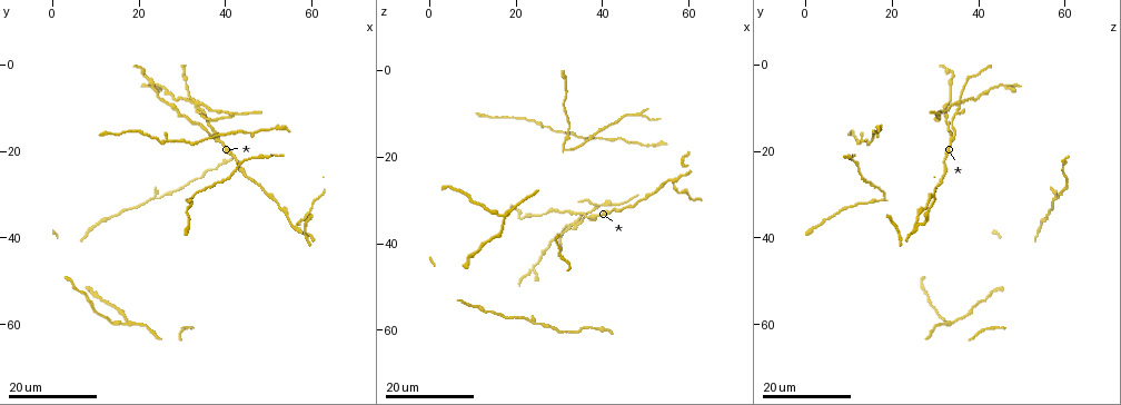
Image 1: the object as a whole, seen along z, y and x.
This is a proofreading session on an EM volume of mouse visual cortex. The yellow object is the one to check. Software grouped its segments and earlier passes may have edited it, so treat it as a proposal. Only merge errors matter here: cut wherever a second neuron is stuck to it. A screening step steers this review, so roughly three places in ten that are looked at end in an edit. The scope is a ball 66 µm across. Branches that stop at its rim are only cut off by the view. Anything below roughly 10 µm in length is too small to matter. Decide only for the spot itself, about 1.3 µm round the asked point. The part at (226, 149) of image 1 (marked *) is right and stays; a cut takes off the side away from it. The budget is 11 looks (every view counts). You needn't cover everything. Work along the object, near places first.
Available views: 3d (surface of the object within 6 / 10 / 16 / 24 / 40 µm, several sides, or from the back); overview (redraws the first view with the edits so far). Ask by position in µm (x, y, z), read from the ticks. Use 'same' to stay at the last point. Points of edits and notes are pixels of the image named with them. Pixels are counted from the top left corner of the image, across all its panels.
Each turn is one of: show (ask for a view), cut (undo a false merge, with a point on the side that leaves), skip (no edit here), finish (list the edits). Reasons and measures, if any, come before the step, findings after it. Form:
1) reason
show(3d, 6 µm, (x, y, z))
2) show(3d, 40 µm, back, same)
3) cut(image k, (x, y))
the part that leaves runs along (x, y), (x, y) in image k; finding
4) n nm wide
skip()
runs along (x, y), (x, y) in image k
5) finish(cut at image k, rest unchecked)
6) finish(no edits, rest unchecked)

arms part here
show(3d, 24 µm, (37.5, 17.0, 33.5))

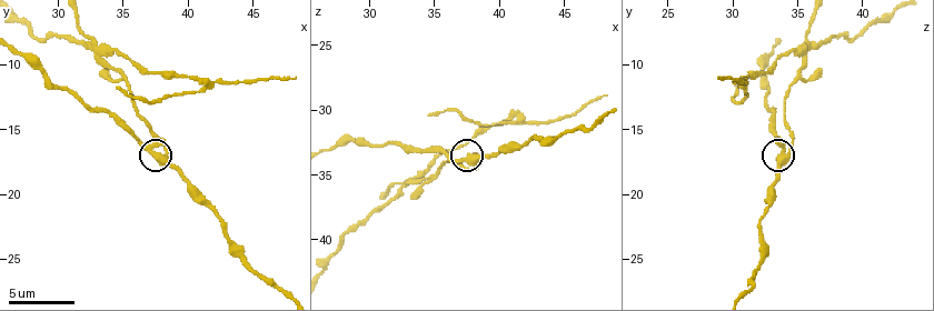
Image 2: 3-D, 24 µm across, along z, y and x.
closer look
show(3d, 10 µm, (38.0, 17.2, 34.2))

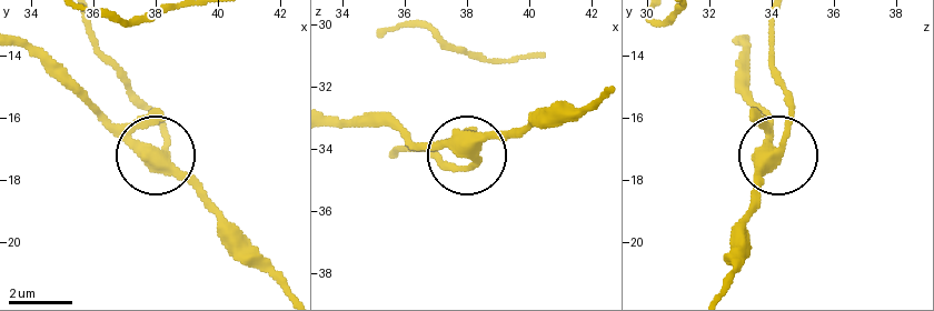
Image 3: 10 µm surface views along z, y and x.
380 nm wide
skip()
runs along (219, 227), (196, 189), (131, 150), (95, 112) in image 3; one neuron here

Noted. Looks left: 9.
a fork
show(3d, 16 µm, (56.0, 38.0, 25.5))

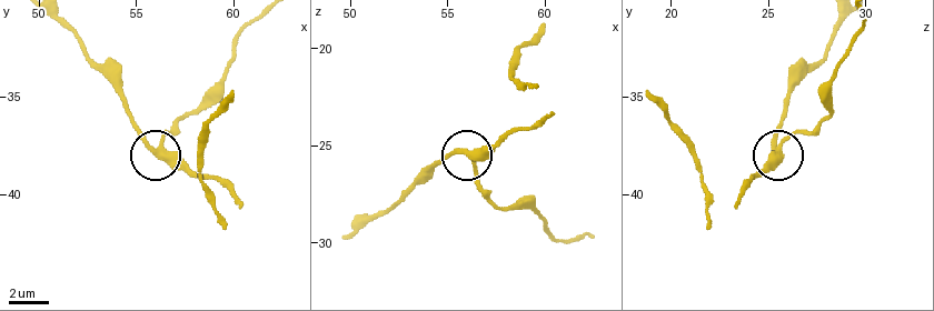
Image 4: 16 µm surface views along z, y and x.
closer look
show(3d, 6 µm, (56.4, 37.6, 25.5))

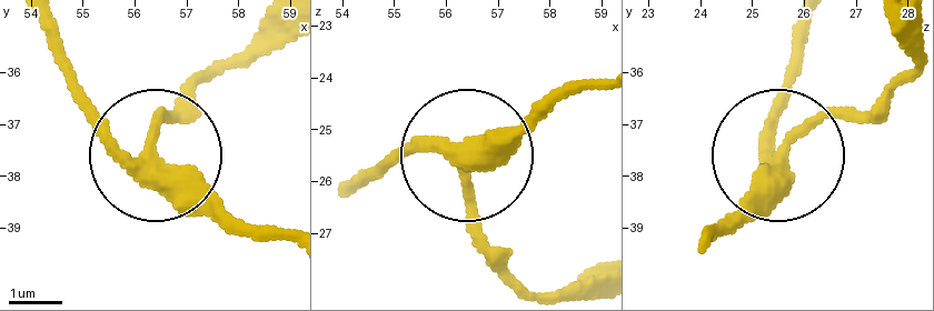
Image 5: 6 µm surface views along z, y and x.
skip()
runs along (807, 18), (772, 150), (892, 88) in image 5; one neuron here

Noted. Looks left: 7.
three-way junction
show(3d, 10 µm, (33.6, 8.8, 35.2))

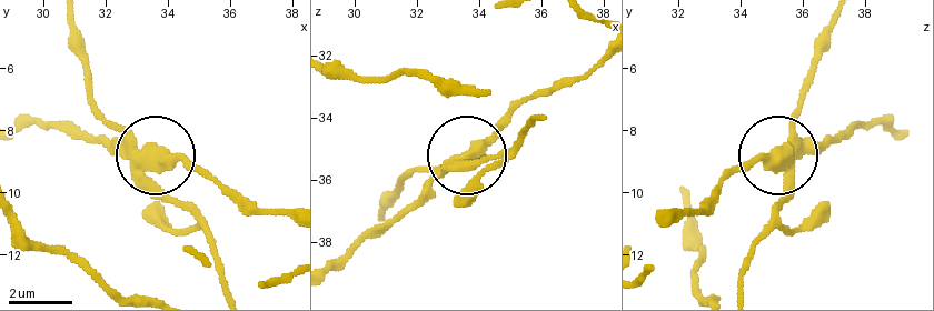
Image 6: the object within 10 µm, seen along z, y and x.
cut(image 6, (171, 154))
the part that leaves runs along (130, 156), (46, 124), (21, 124) in image 6; a second neuron is stuck on

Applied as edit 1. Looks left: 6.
calibre changes
show(3d, 16 µm, (27.0, 18.0, 13.0))

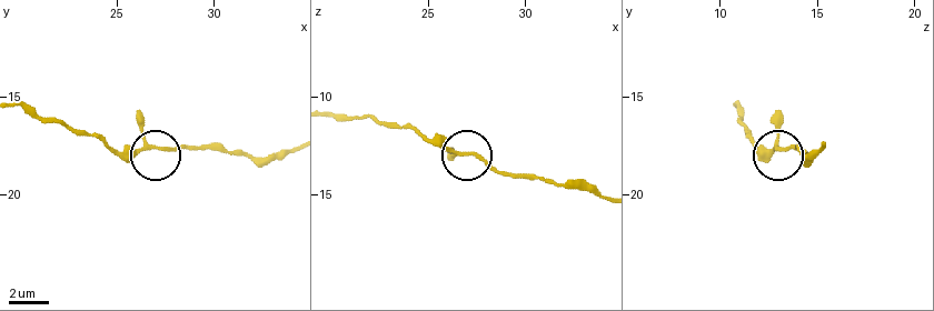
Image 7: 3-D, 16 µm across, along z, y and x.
show(3d, 6 µm, (26.9, 17.6, 13.0))

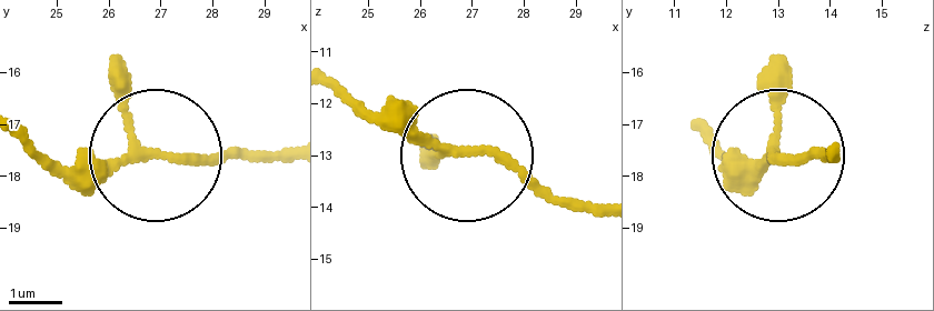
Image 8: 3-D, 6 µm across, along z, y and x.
150 nm wide
skip()
runs along (592, 204), (552, 200), (498, 160), (393, 129), (357, 102) in image 8; one neuron here

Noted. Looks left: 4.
sudden change in width
show(3d, 24 µm, (24.0, 31.0, 58.5))

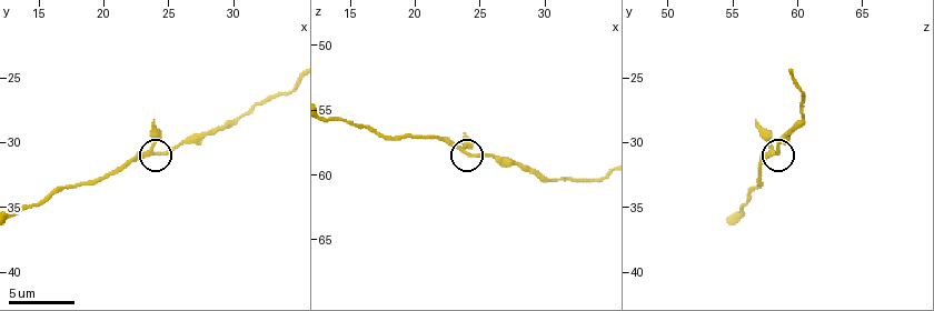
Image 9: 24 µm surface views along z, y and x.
show(3d, 6 µm, (24.0, 30.8, 58.2))

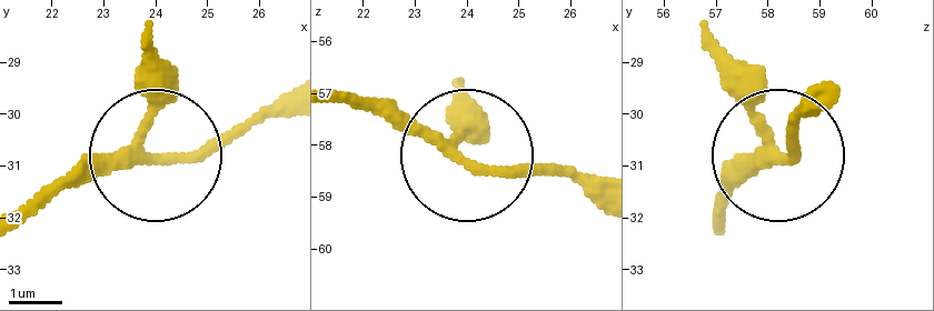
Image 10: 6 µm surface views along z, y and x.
show(3d, 6 µm, back, (23.95, 30.80, 58.35))

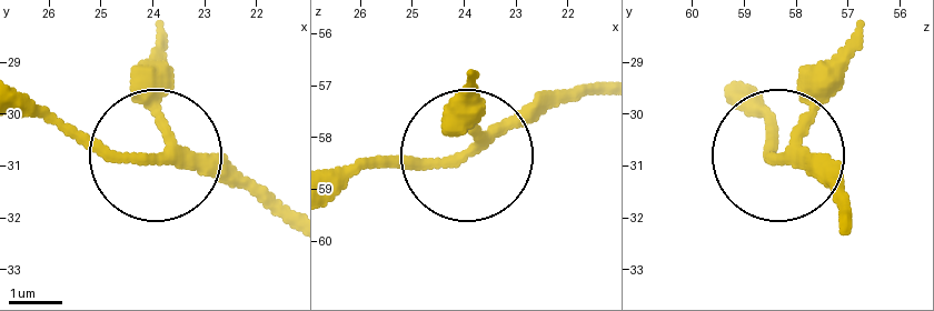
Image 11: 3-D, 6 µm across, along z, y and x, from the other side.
180 nm wide
skip()
runs along (23, 96), (116, 153), (209, 158), (258, 193) in image 11; all the same neuron

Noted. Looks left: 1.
finish(cut at image 6, rest unchecked)

